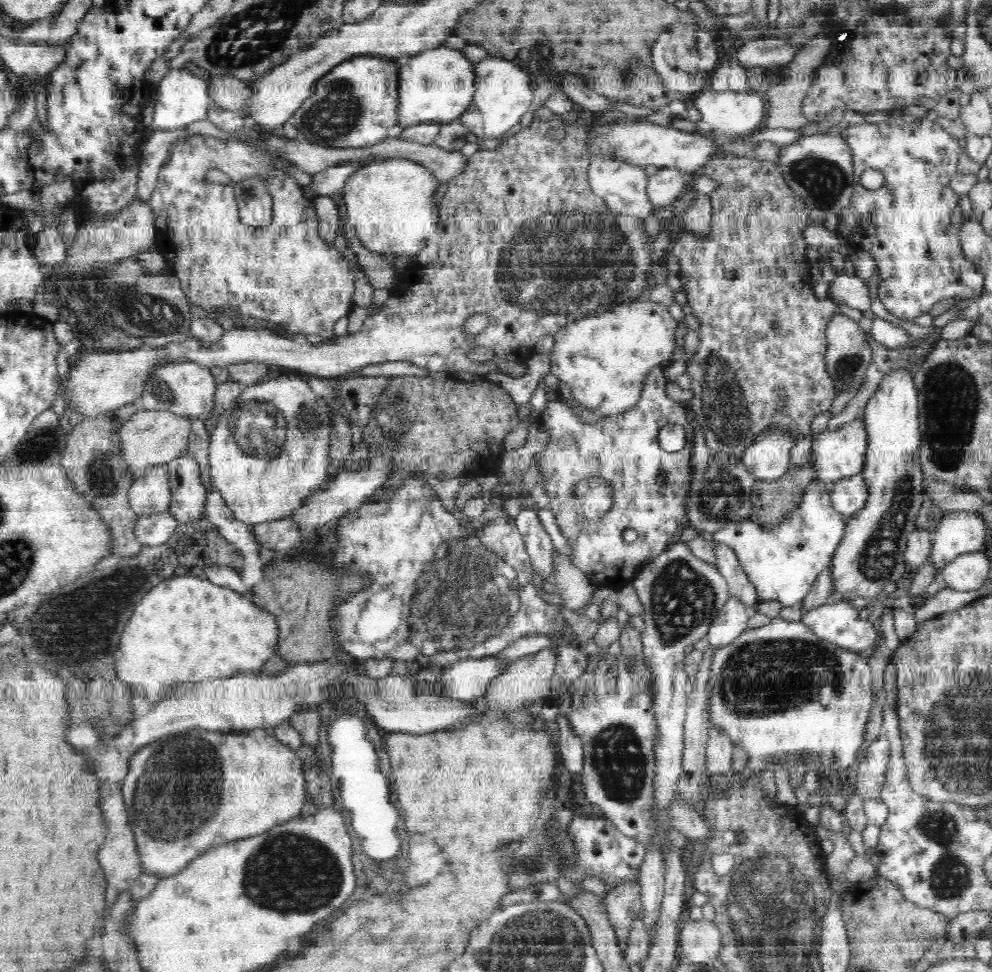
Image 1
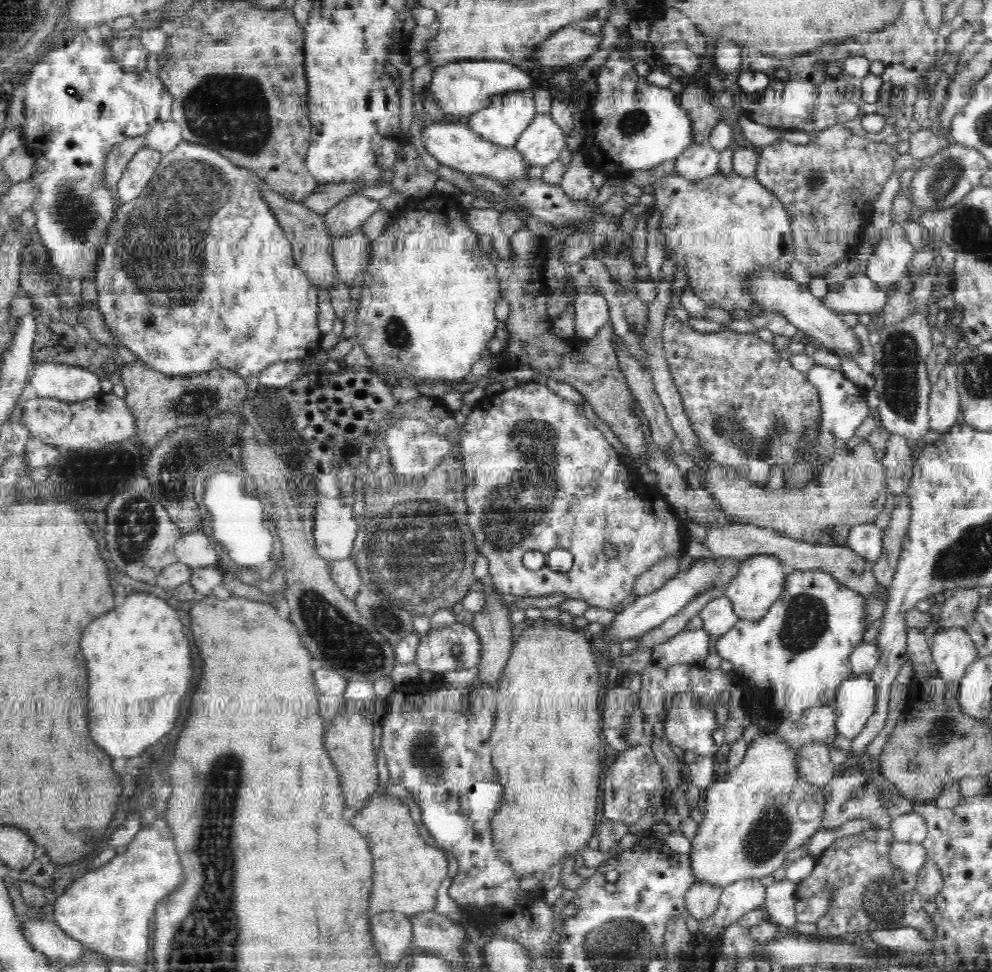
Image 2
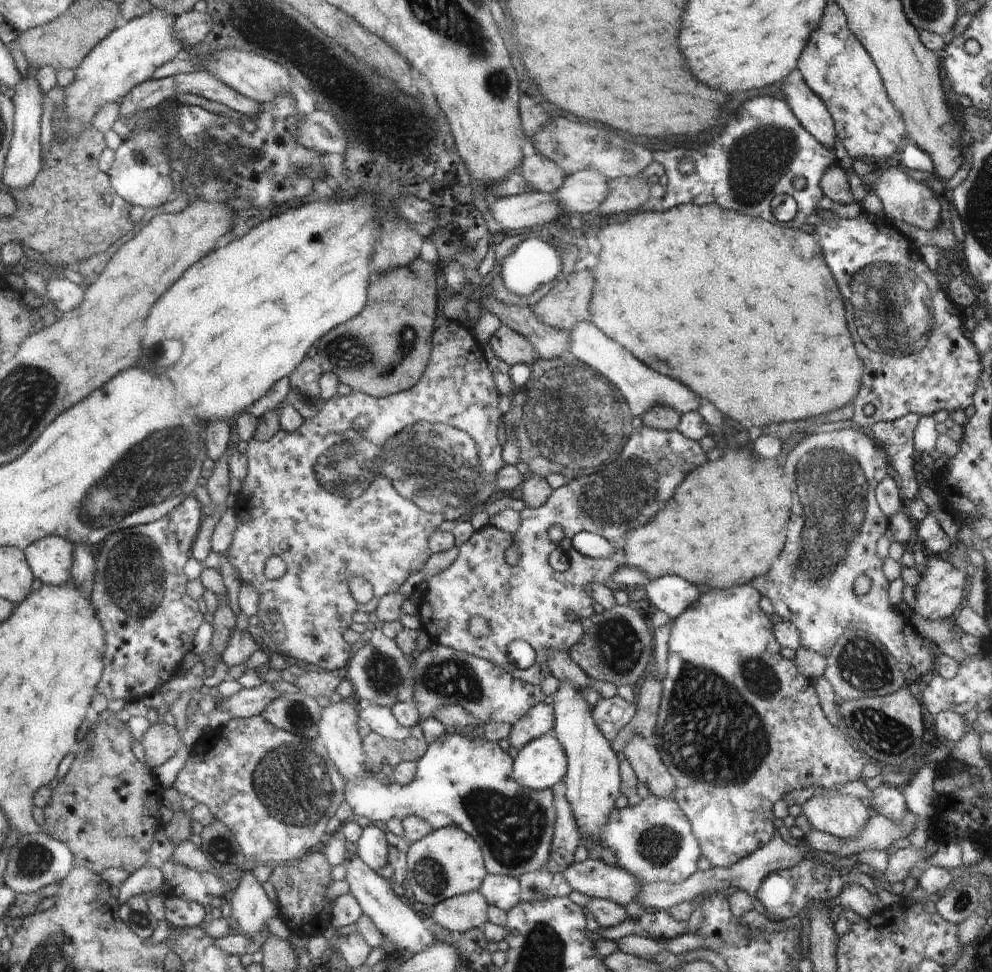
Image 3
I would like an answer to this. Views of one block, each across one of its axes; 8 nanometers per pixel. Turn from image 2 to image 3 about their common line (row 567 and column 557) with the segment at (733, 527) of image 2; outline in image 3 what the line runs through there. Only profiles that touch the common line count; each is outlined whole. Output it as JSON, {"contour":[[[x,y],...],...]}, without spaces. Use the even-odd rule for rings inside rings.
{"contour":[[[563,780],[551,790],[555,822],[549,860],[546,862],[545,870],[550,873],[562,873],[573,864],[575,852],[582,844],[583,838],[565,796],[566,786]]]}

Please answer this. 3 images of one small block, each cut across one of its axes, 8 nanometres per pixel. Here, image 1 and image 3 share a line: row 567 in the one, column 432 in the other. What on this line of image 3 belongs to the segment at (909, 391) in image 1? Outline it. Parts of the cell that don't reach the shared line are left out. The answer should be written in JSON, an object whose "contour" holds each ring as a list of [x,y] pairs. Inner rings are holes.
{"contour":[[[457,827],[434,829],[422,840],[410,843],[407,853],[408,867],[405,888],[413,892],[412,898],[424,905],[430,904],[430,906],[435,906],[451,897],[479,891],[480,884],[484,883],[484,879],[488,875],[485,864],[482,864],[482,854],[481,848],[474,838],[463,829]]]}

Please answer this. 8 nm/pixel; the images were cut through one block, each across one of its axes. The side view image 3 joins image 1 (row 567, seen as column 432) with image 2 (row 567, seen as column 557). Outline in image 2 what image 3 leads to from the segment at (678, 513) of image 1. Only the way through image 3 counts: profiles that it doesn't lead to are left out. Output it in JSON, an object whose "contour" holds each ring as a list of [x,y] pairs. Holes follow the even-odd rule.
{"contour":[[[534,381],[529,384],[516,386],[514,383],[501,384],[497,389],[490,392],[486,398],[477,406],[472,407],[464,426],[459,427],[460,436],[456,445],[460,447],[460,457],[462,457],[462,473],[466,482],[465,504],[467,507],[467,522],[472,530],[477,553],[482,553],[488,559],[489,575],[492,577],[492,585],[504,594],[514,594],[521,597],[550,596],[550,594],[563,594],[568,599],[581,598],[590,607],[612,609],[619,602],[633,594],[633,582],[640,574],[648,572],[666,556],[674,556],[684,550],[684,534],[682,534],[682,522],[677,514],[672,512],[671,506],[664,496],[657,491],[656,485],[647,485],[641,480],[636,466],[625,465],[621,455],[616,453],[616,449],[608,441],[599,429],[596,429],[590,420],[584,415],[584,409],[571,400],[566,400],[550,390],[542,381]],[[612,544],[616,548],[618,556],[609,558],[604,554],[604,546]],[[555,548],[569,550],[574,555],[574,564],[568,572],[554,572],[548,565],[544,565],[541,570],[528,570],[524,567],[523,556],[526,552],[537,551],[545,556]]]}

